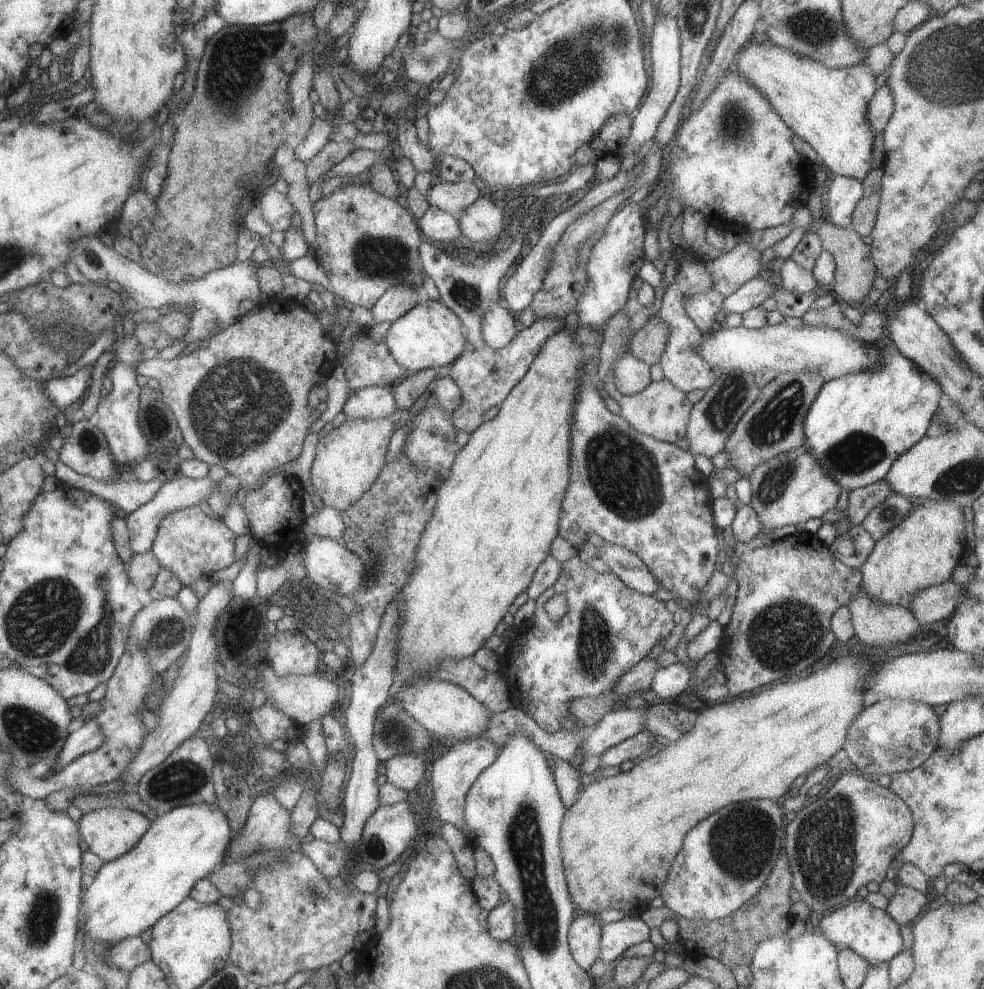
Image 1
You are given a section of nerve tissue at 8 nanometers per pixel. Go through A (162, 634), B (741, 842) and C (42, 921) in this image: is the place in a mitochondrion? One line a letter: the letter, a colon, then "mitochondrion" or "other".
A: mitochondrion
B: mitochondrion
C: mitochondrion

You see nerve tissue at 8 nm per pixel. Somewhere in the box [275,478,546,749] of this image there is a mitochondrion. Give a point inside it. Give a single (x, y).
(377, 535)

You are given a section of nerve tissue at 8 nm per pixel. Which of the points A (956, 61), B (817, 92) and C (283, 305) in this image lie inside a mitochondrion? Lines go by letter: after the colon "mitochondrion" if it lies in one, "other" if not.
A: mitochondrion
B: other
C: other

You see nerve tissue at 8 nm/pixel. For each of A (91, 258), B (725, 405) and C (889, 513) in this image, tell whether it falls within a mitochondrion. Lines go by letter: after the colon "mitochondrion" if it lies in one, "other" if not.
A: mitochondrion
B: mitochondrion
C: mitochondrion

